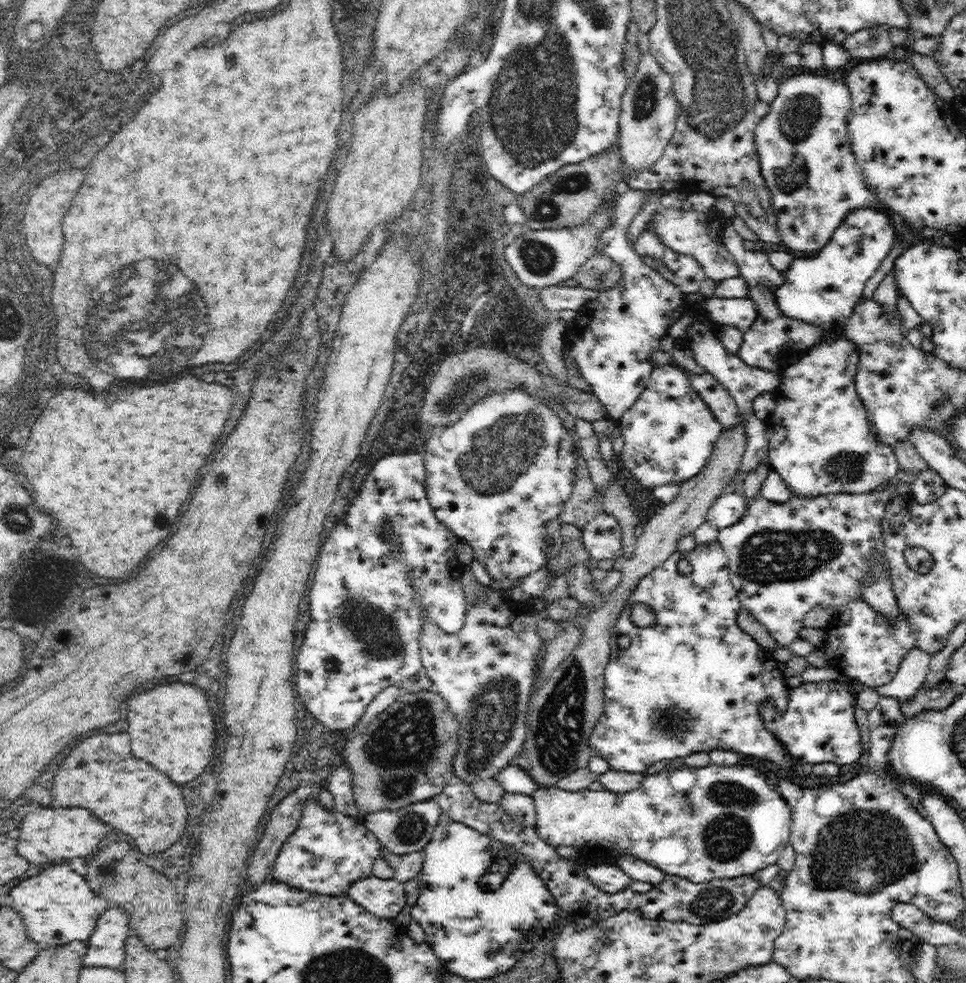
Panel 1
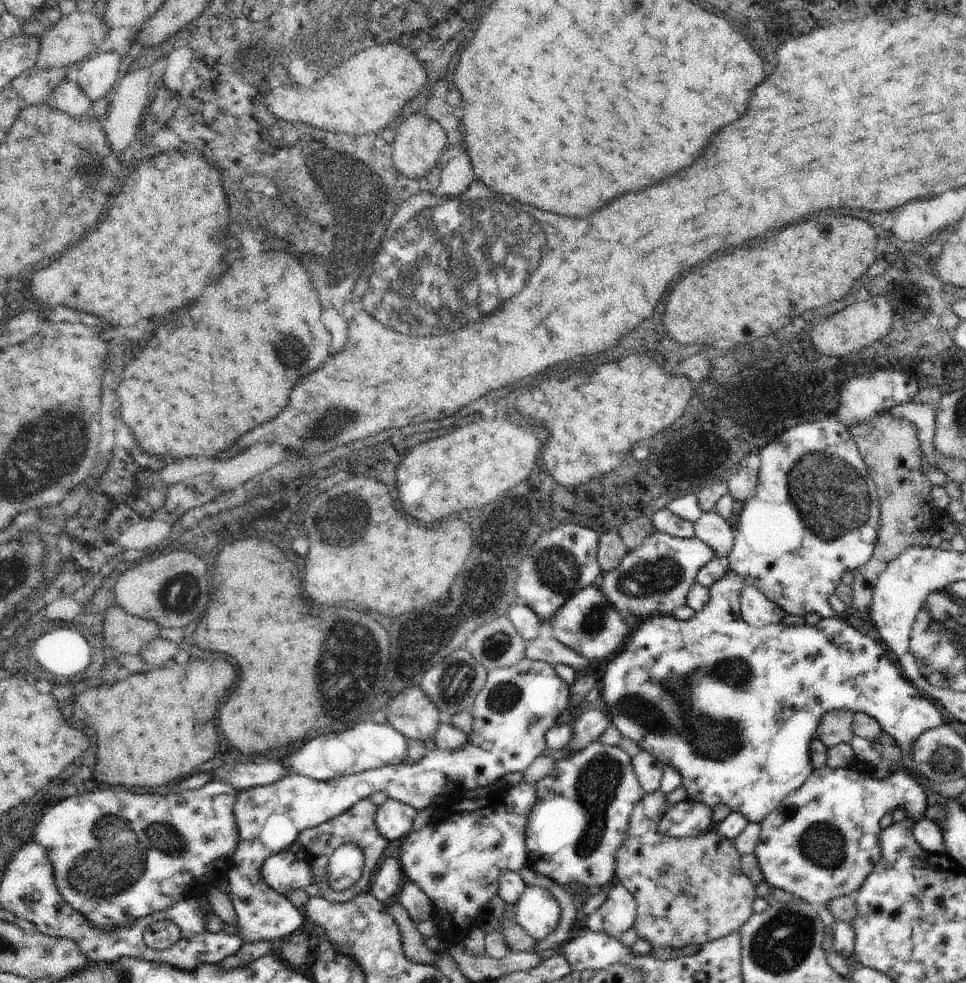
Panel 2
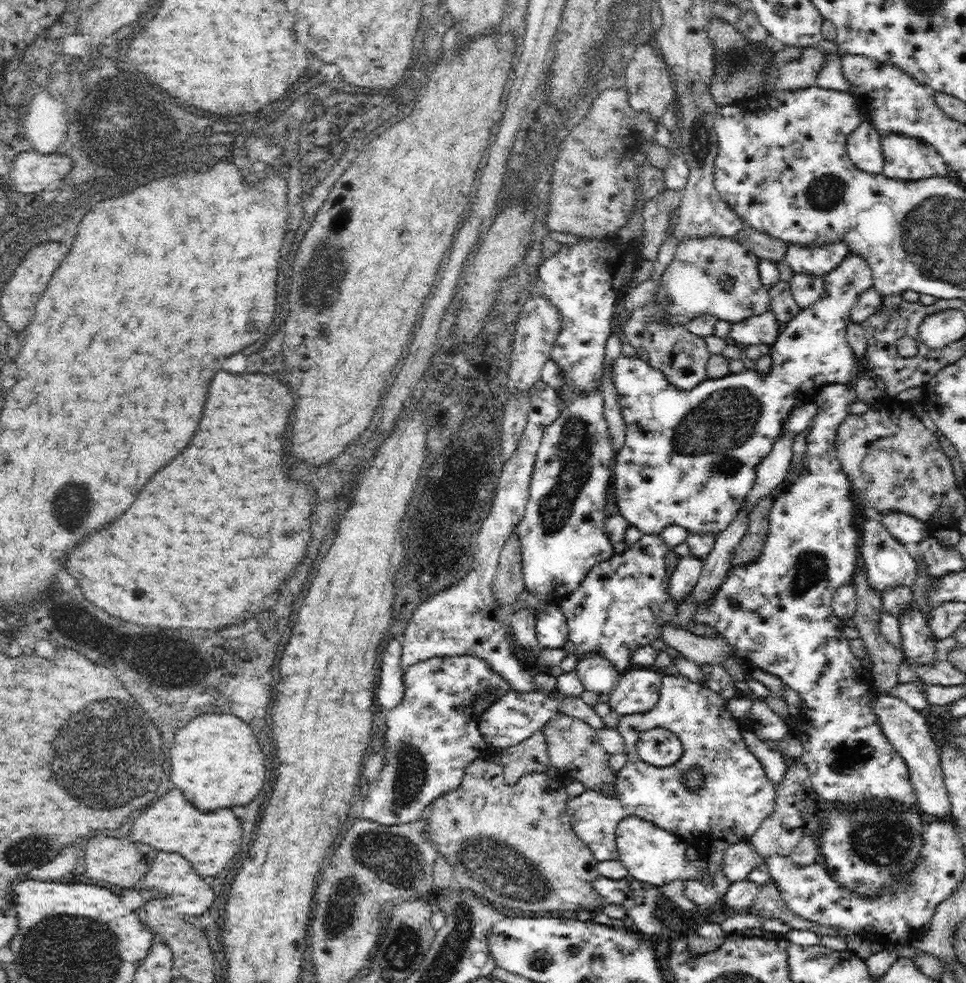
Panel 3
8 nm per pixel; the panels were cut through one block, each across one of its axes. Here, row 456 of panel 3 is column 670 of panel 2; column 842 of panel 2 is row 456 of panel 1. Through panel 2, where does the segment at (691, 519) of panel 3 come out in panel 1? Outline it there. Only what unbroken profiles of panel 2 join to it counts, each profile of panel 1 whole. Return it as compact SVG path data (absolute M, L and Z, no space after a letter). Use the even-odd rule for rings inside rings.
M674 364L656 366L638 402L616 420L622 430L622 464L642 488L656 490L666 484L684 484L708 466L714 446L724 432L710 406L690 386L690 376Z

